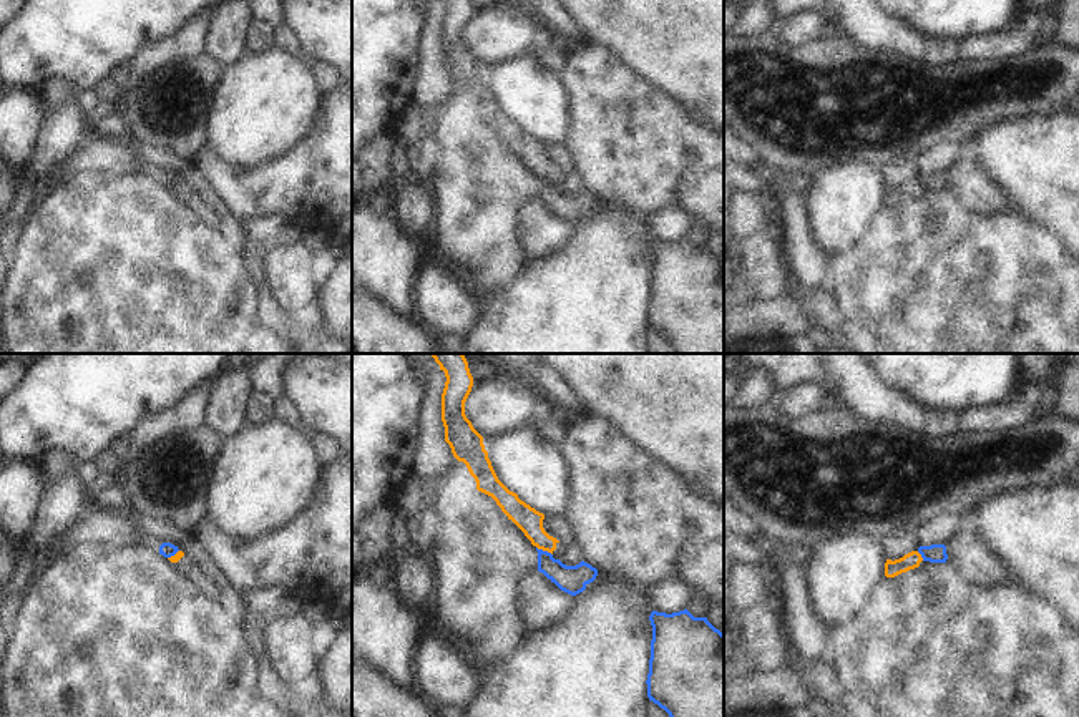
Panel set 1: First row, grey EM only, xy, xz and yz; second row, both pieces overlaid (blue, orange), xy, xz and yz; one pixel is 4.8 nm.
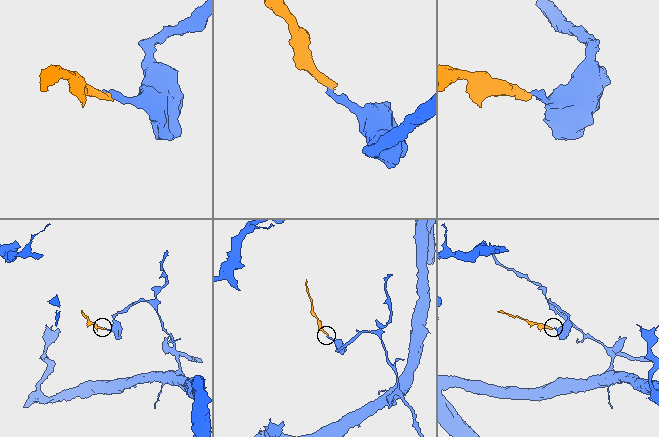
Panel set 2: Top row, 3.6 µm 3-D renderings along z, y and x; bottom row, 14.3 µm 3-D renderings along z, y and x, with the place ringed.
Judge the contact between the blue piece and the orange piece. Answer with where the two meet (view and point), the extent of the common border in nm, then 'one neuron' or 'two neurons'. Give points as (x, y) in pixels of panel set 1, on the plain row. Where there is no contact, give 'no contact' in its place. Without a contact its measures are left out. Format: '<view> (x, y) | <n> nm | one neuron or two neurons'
xz (545, 180) | 90 nm | two neurons

